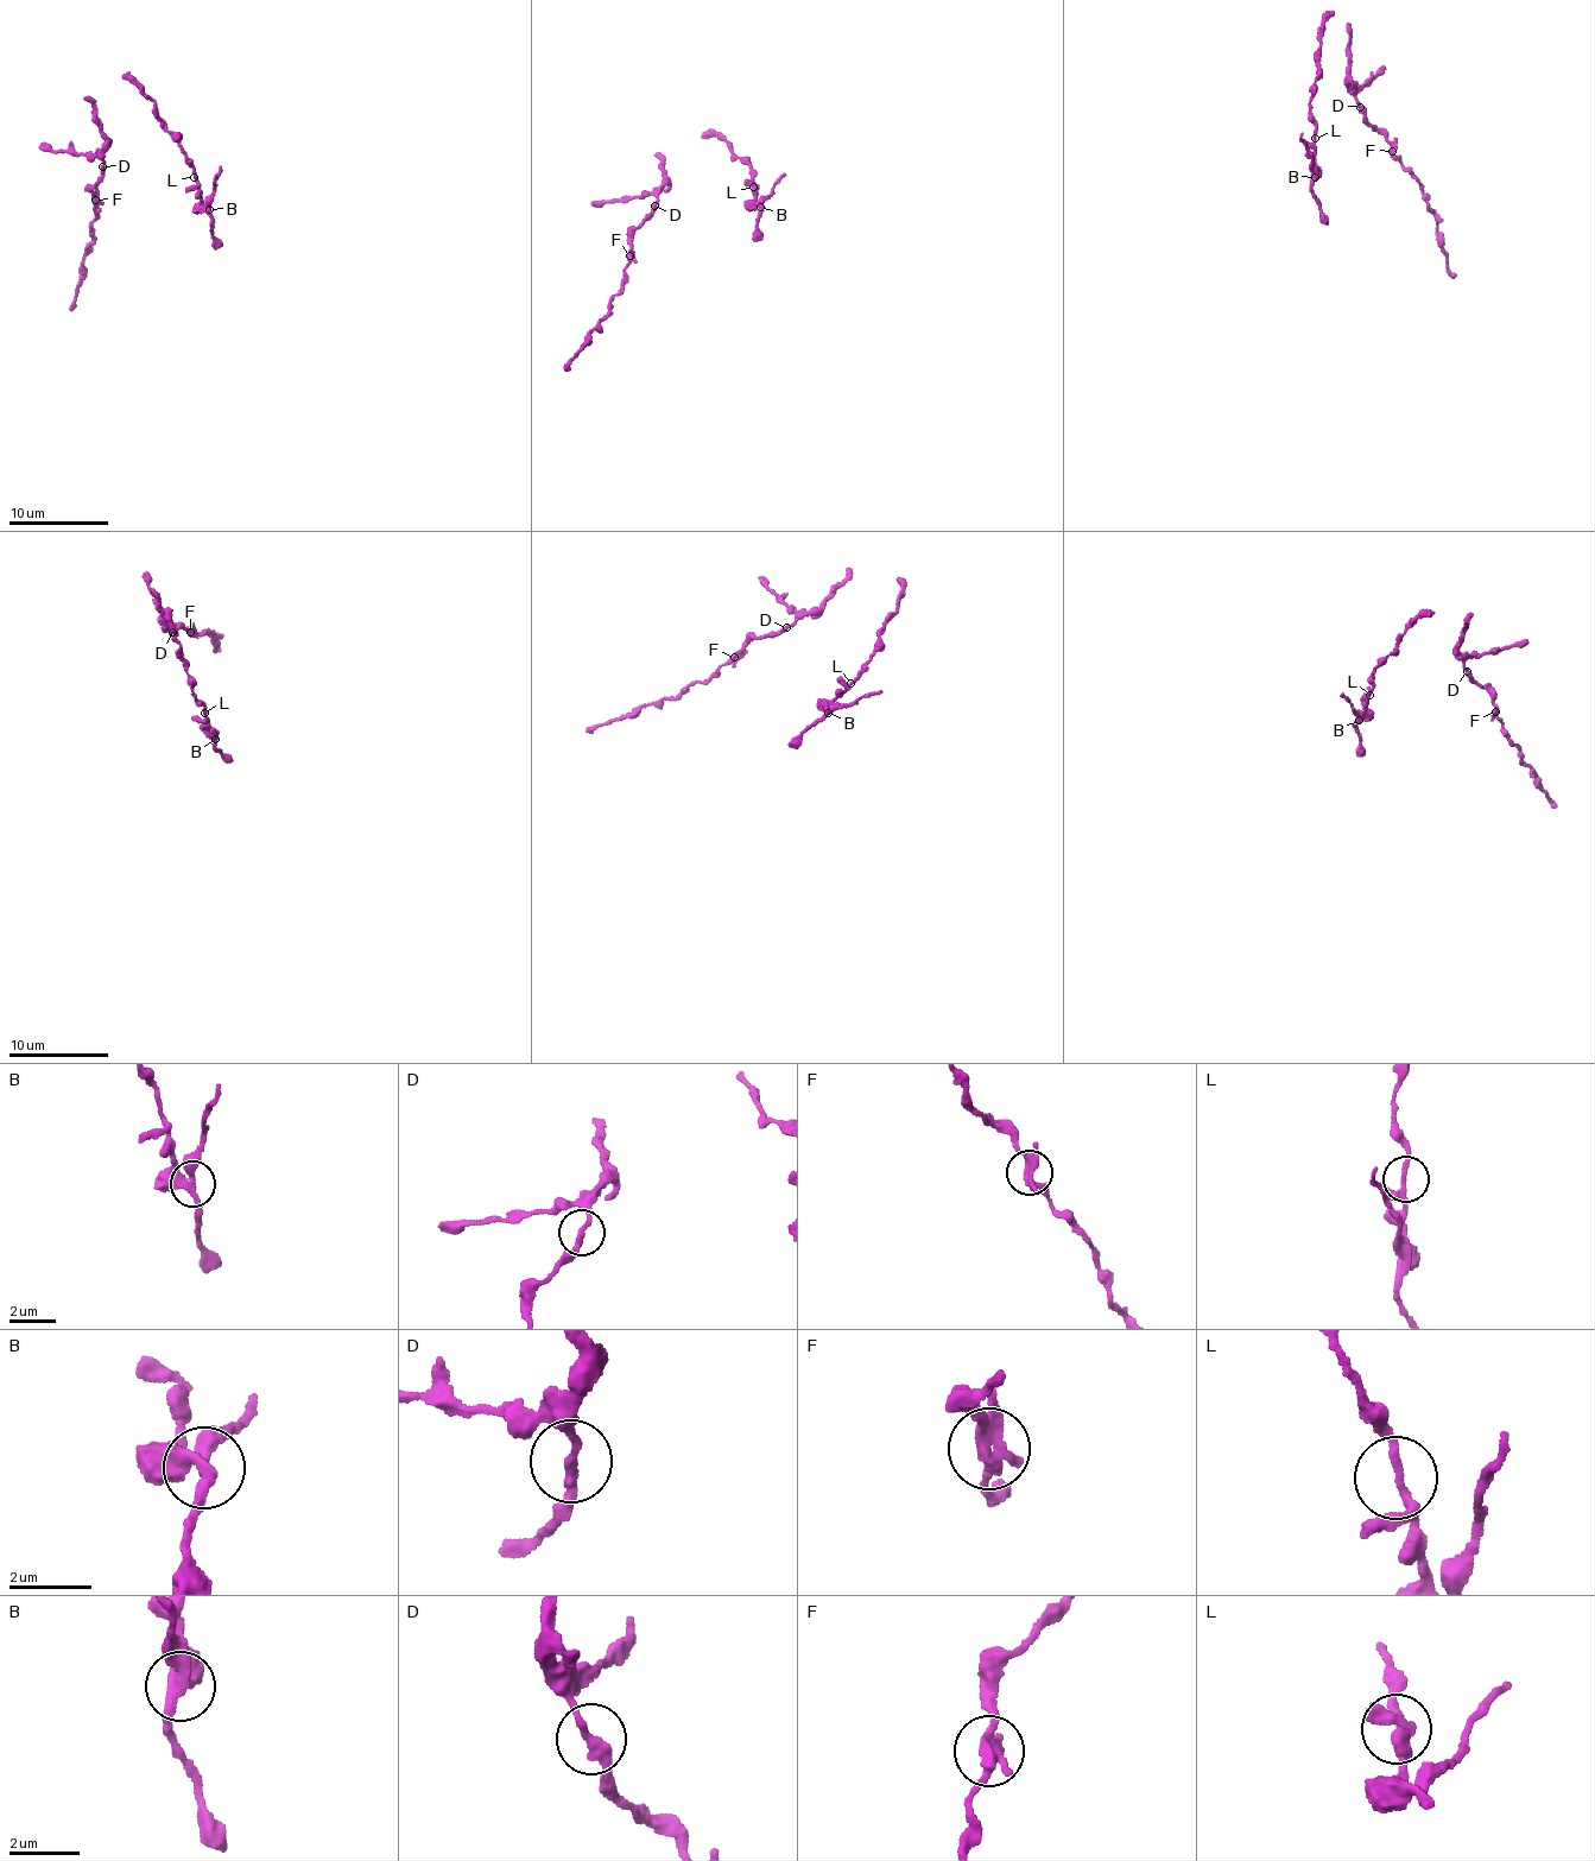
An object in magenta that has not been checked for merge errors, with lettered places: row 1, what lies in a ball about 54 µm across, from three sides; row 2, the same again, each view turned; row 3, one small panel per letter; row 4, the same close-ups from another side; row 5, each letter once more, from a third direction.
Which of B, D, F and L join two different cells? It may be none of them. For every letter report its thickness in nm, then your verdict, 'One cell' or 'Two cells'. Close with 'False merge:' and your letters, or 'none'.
B: Thickness 320 nm. Two cells
D: Thickness 260 nm. One cell
F: Thickness 280 nm. One cell
L: Thickness 170 nm. One cell
False merge: B

